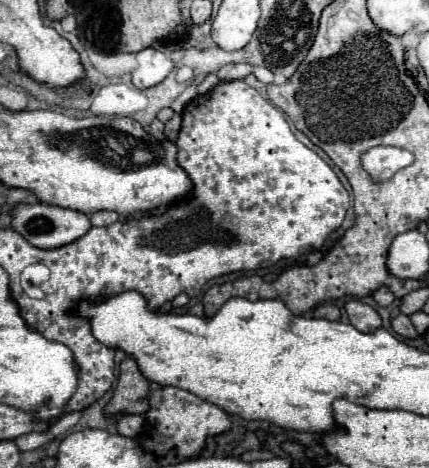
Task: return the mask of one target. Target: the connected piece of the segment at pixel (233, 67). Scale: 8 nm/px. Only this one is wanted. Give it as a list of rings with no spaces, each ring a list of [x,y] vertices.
[[[226,64],[222,66],[216,76],[218,80],[240,80],[240,78],[246,78],[254,72],[254,68],[250,64]]]

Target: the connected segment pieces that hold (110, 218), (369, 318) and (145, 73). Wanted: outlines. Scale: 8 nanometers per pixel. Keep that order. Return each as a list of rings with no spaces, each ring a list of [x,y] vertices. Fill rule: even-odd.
[[[102,210],[102,212],[96,212],[96,214],[90,214],[90,220],[92,220],[92,226],[110,226],[118,220],[118,214]]]
[[[352,300],[352,302],[346,304],[346,312],[348,312],[350,324],[356,330],[364,332],[364,334],[374,332],[374,330],[380,328],[380,316],[378,316],[378,312],[372,306],[368,306],[368,304]]]
[[[146,48],[136,54],[138,68],[132,72],[132,84],[136,88],[150,88],[160,84],[172,70],[172,60],[154,48]]]

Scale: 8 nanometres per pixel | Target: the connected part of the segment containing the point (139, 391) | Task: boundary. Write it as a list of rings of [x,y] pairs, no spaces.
[[[124,358],[120,364],[120,378],[112,400],[104,408],[104,416],[114,414],[144,414],[148,410],[148,380],[140,374],[134,358]]]

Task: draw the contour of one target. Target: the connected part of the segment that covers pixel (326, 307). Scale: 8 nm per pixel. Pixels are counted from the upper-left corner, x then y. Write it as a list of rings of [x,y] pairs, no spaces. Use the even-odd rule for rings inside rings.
[[[322,304],[314,310],[316,318],[326,318],[326,320],[340,320],[340,310],[332,304]]]

